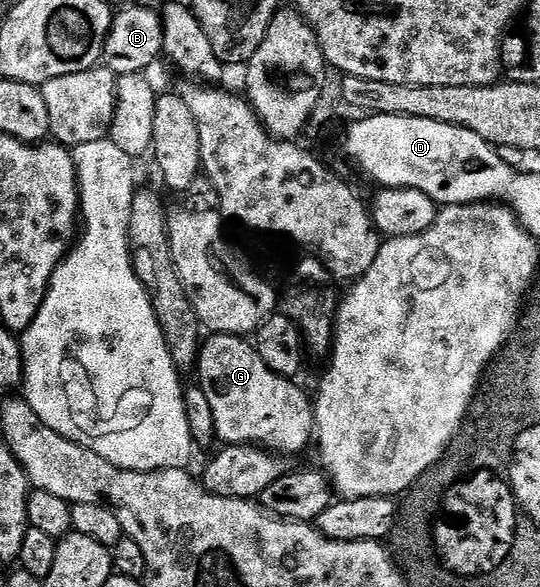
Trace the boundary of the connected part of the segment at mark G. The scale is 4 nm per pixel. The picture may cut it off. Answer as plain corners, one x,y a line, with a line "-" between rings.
253,341
243,342
243,346
203,345
198,353
196,382
208,396
212,420
216,420
217,441
279,450
282,454
300,453
309,442
311,445
316,434
311,395
306,395
294,380
270,370

